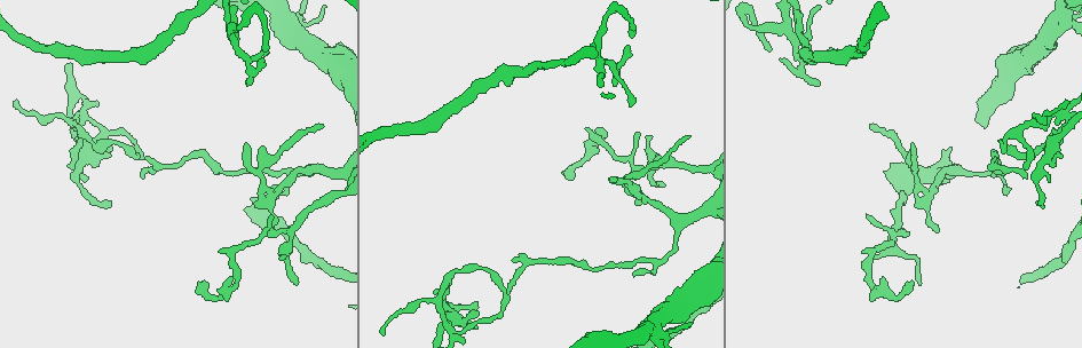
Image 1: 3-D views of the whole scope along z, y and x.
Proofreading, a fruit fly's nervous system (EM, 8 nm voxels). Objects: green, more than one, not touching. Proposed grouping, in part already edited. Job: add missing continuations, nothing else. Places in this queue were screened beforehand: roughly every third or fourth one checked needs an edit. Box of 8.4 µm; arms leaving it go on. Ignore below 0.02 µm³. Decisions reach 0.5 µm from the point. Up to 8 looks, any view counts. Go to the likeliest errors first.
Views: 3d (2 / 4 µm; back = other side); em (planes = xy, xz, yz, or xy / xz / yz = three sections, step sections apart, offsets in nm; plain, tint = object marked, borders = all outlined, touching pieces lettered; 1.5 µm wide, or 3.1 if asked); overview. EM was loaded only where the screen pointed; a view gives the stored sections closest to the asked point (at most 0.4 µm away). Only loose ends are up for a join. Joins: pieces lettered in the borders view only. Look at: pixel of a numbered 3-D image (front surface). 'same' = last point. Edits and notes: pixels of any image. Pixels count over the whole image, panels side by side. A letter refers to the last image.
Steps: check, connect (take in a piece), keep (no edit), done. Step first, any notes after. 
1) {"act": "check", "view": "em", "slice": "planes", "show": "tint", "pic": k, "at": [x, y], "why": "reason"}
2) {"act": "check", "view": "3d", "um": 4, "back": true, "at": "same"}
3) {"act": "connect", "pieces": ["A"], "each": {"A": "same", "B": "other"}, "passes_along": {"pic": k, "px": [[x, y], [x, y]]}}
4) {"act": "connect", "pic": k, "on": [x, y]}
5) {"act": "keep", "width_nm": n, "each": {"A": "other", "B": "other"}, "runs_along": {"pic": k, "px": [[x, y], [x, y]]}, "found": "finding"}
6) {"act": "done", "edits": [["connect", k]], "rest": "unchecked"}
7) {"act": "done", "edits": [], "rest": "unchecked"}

{"act": "check", "view": "em", "slice": "xz", "step": 4, "show": "borders", "pic": 1, "at": [208, 286], "why": "end of a long branch"}

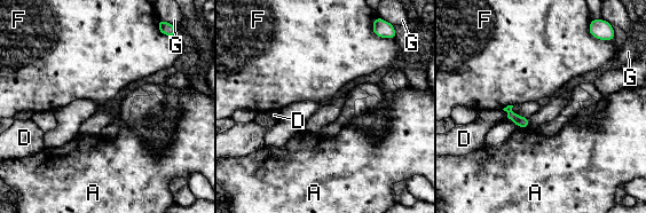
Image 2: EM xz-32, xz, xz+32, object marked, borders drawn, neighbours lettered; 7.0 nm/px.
{"act": "check", "view": "em", "slice": "planes", "show": "borders", "at": "same"}

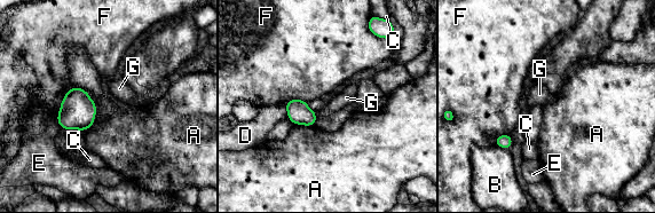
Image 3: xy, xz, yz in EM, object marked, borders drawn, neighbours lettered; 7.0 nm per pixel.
{"act": "keep", "width_nm": 130, "each": {"A": "other", "B": "other", "C": "other", "D": "other", "E": "other", "F": "other", "G": "other"}, "border": {"pic": 3, "px": [[76, 86], [66, 92], [55, 117]]}, "found": "no lettered piece goes on from it"}

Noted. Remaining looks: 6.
{"act": "check", "view": "em", "slice": "planes", "show": "borders", "pic": 1, "at": [263, 60], "why": "tapers out"}

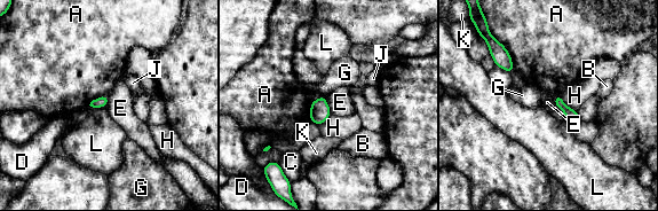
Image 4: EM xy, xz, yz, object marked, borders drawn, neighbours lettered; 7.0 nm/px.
{"act": "keep", "each": {"A": "other", "B": "other", "C": "other", "D": "other", "E": "other", "G": "other", "H": "other", "J": "other", "K": "other", "L": "other"}, "border": {"pic": 4, "px": [[559, 94], [569, 107], [577, 110]]}, "found": "no lettered piece goes on from it"}

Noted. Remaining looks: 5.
{"act": "check", "view": "em", "slice": "planes", "show": "borders", "pic": 1, "at": [382, 336], "why": "tapers out"}

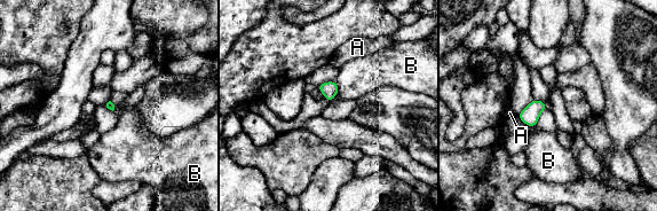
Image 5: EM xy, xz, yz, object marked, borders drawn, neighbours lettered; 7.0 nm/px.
{"act": "keep", "longest_contact_nm": ["B", 80], "each": {"A": "other", "B": "other"}, "found": "none of them fits"}

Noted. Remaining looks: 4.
{"act": "done", "edits": [], "rest": "unchecked"}

